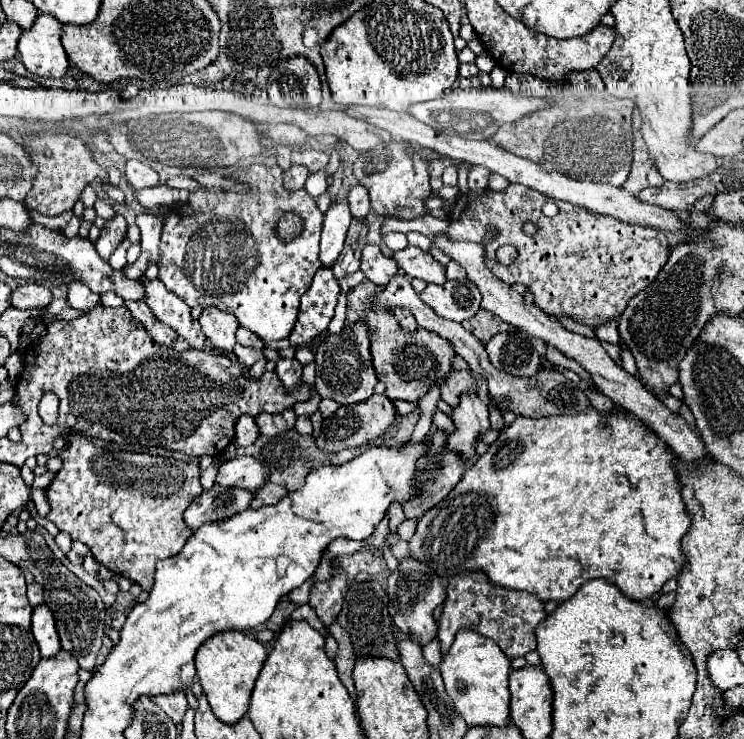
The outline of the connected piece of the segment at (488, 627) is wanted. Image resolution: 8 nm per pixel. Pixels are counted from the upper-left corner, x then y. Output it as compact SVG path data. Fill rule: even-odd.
M460 573L448 581L448 597L444 601L442 617L438 621L438 639L442 645L442 653L450 649L454 643L454 635L458 629L468 627L478 633L482 633L488 639L494 639L498 647L506 653L508 659L524 657L526 653L536 649L536 637L534 629L540 621L546 619L544 603L538 597L532 597L524 591L512 591L512 589L498 589L496 585L490 585L488 577L484 573Z

